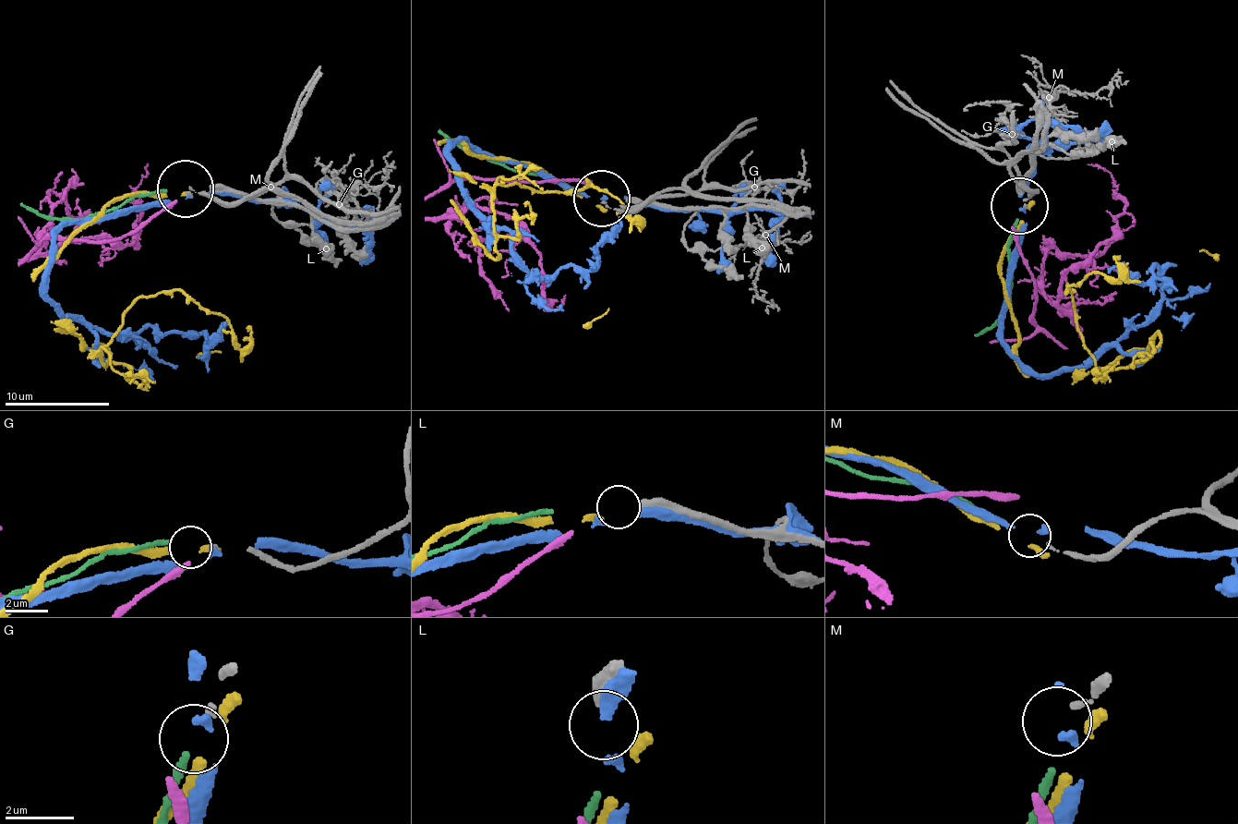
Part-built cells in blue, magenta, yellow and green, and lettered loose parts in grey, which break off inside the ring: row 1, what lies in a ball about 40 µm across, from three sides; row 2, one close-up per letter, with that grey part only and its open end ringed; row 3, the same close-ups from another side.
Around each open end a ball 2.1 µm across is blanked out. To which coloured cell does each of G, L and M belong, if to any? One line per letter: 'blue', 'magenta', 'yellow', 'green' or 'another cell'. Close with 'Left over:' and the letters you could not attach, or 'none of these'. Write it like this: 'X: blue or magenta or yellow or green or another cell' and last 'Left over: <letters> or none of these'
G: another cell
L: another cell
M: another cell
Left over: G, L, M

